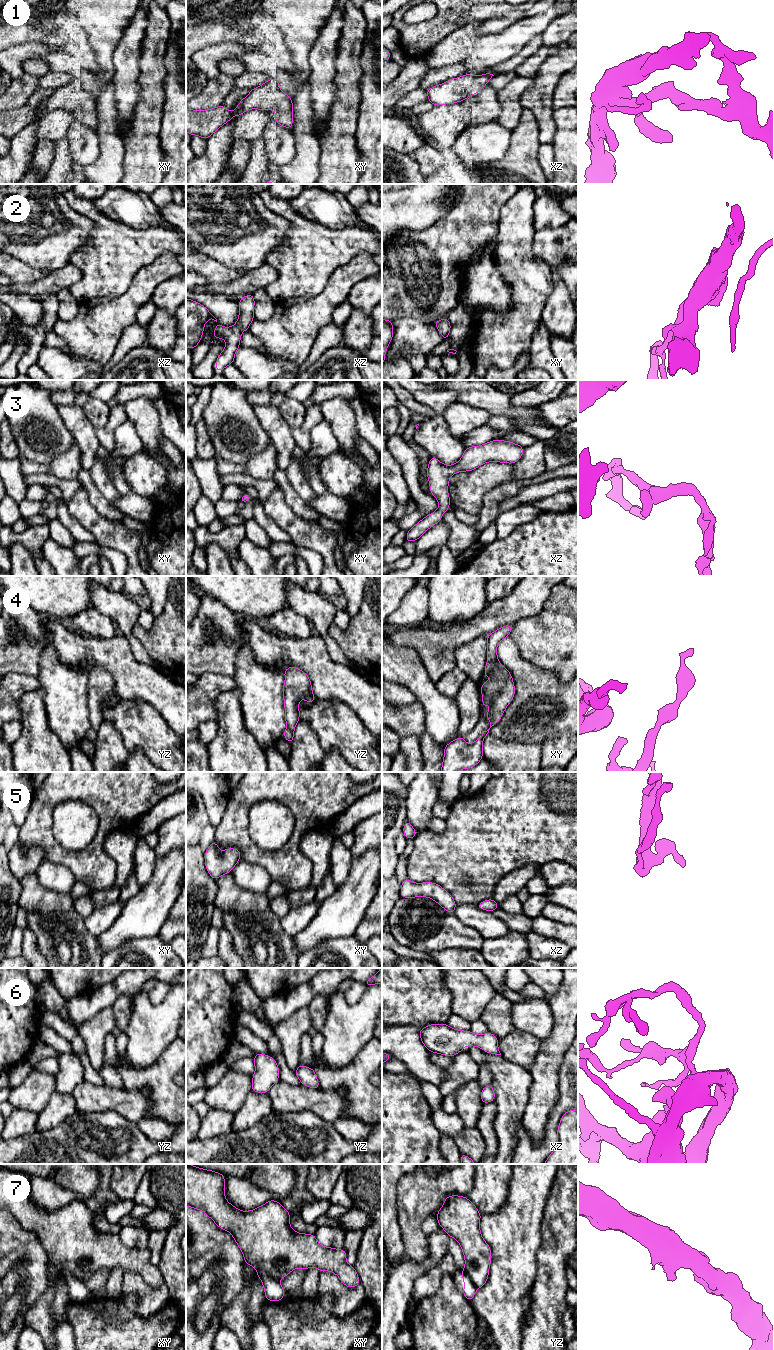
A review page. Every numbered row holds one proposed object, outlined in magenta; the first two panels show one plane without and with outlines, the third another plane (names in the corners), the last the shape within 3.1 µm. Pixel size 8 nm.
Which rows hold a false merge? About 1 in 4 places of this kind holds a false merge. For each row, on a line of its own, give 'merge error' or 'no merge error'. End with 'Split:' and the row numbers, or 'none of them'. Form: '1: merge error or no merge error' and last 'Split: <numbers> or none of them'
1: no merge error
2: no merge error
3: no merge error
4: no merge error
5: no merge error
6: no merge error
7: merge error
Split: 7

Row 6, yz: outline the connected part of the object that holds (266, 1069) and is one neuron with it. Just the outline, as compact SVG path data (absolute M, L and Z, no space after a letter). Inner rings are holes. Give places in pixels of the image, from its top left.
M256 1053L253 1061L255 1072L252 1076L251 1090L268 1093L272 1085L279 1081L279 1066L273 1057L266 1054Z

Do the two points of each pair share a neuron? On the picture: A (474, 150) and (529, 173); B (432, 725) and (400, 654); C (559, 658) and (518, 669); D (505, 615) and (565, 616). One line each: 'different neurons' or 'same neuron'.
A: different neurons
B: same neuron
C: different neurons
D: different neurons

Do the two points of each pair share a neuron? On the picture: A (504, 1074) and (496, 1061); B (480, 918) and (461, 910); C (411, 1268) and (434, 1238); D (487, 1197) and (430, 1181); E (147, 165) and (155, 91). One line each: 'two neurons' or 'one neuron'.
A: one neuron
B: one neuron
C: one neuron
D: two neurons
E: one neuron

